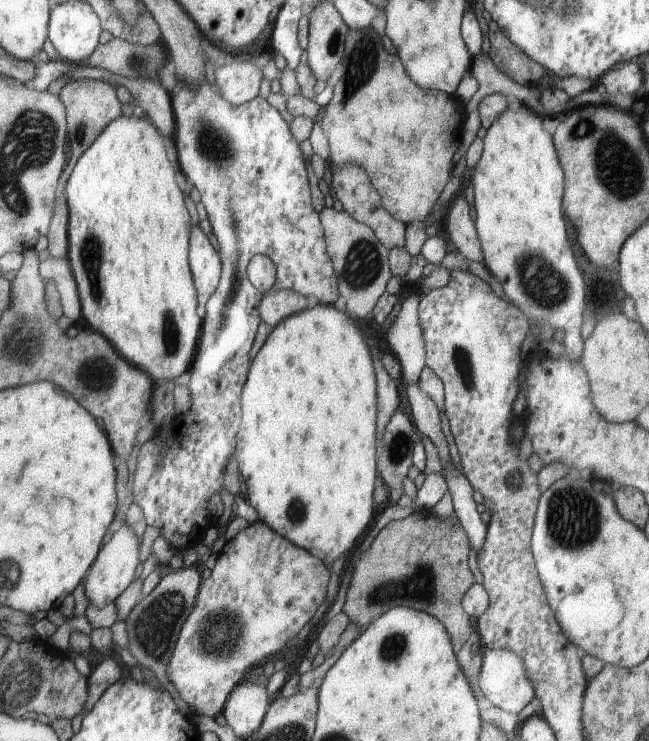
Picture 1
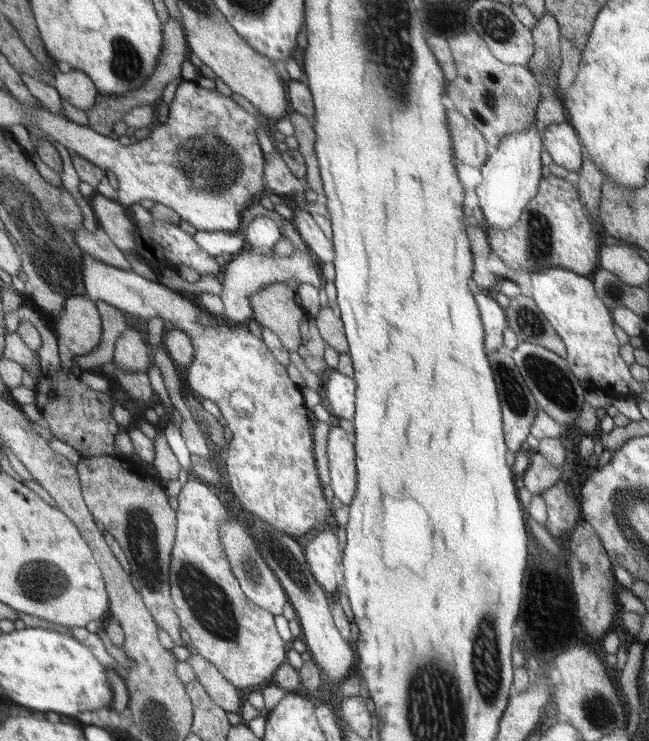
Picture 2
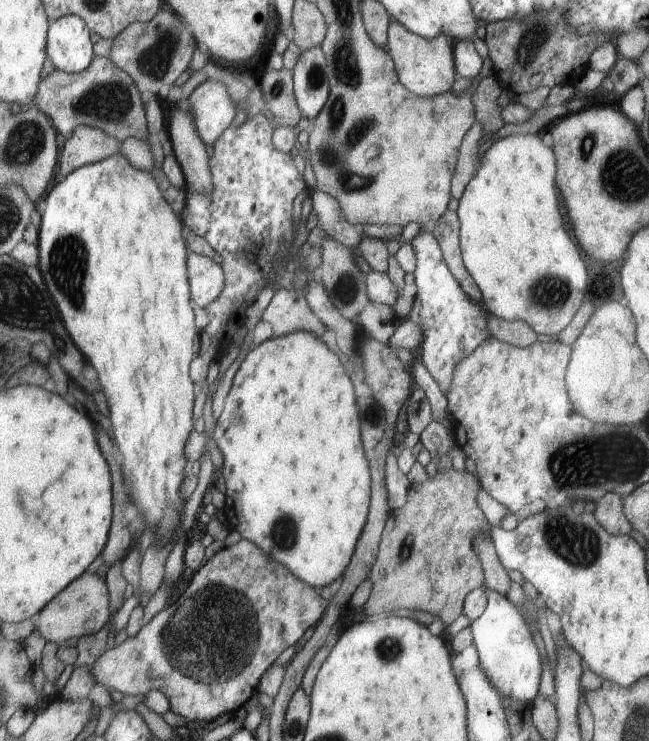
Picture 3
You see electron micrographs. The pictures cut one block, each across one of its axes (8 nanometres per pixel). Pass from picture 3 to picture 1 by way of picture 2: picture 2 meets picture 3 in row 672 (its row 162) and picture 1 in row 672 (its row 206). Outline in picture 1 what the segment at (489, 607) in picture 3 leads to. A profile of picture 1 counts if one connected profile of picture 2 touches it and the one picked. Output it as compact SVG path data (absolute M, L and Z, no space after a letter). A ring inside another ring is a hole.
M481 649L477 689L486 705L496 706L503 712L516 714L533 700L533 684L526 677L525 663L518 654L503 649Z

